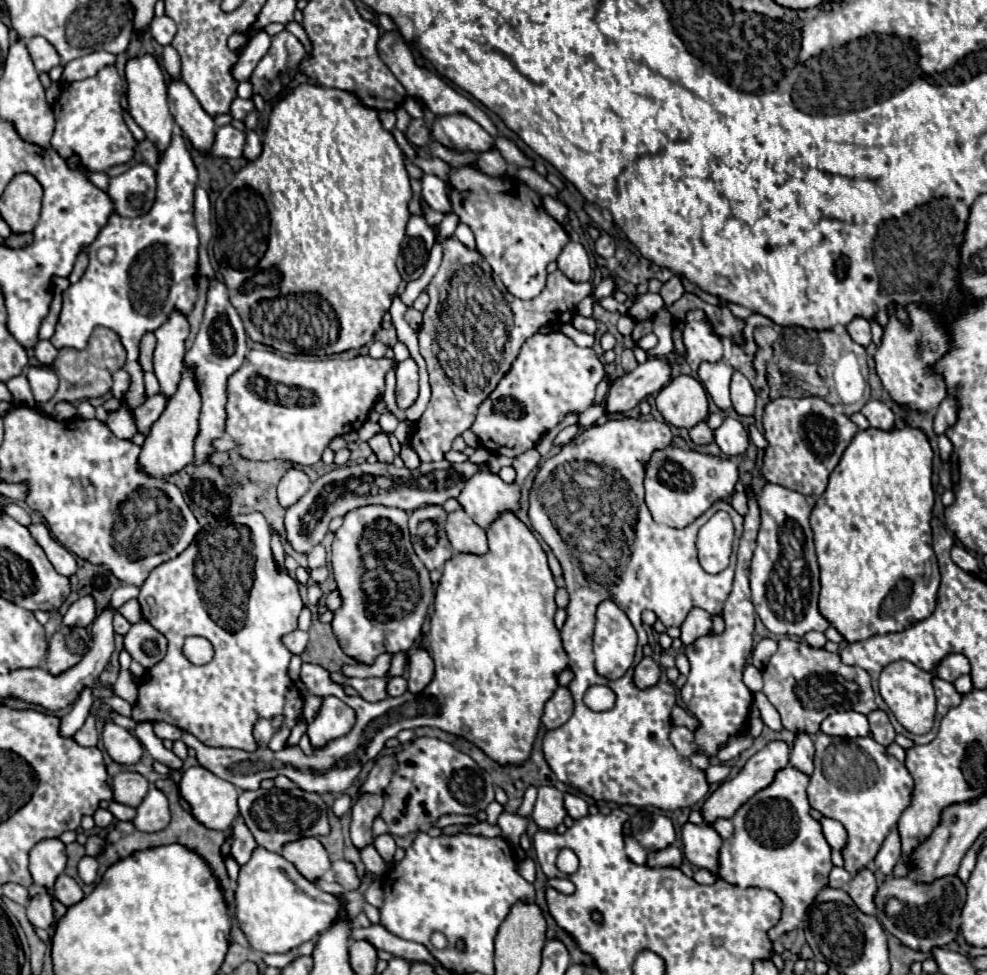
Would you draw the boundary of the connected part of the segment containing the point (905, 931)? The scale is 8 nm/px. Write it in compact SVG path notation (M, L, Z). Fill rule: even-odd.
M886 877L878 885L878 891L874 895L874 903L878 907L878 921L886 931L890 931L894 937L898 937L904 945L928 953L932 947L946 947L954 941L960 929L960 911L966 901L966 887L960 883L960 879L944 877L934 885L934 889L922 889L922 885L914 885L908 877ZM890 901L898 901L898 909L890 907Z

